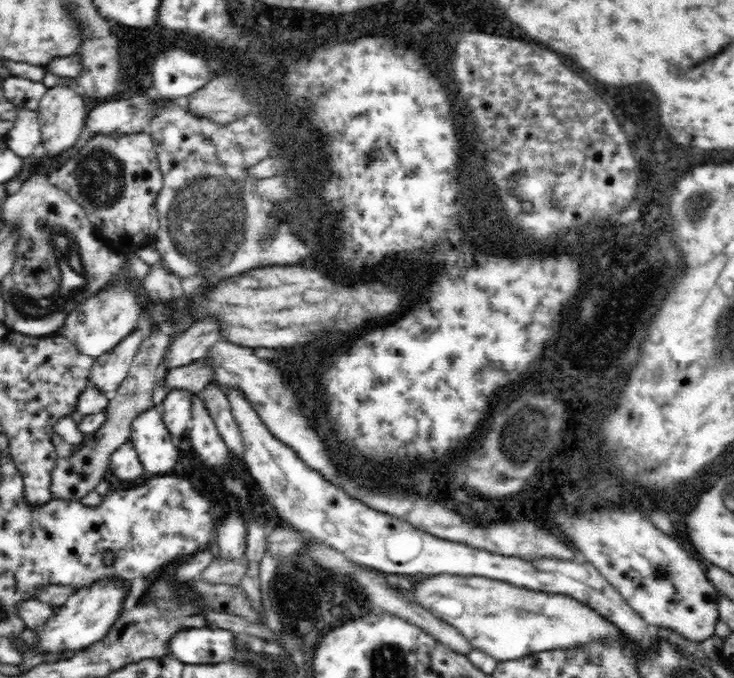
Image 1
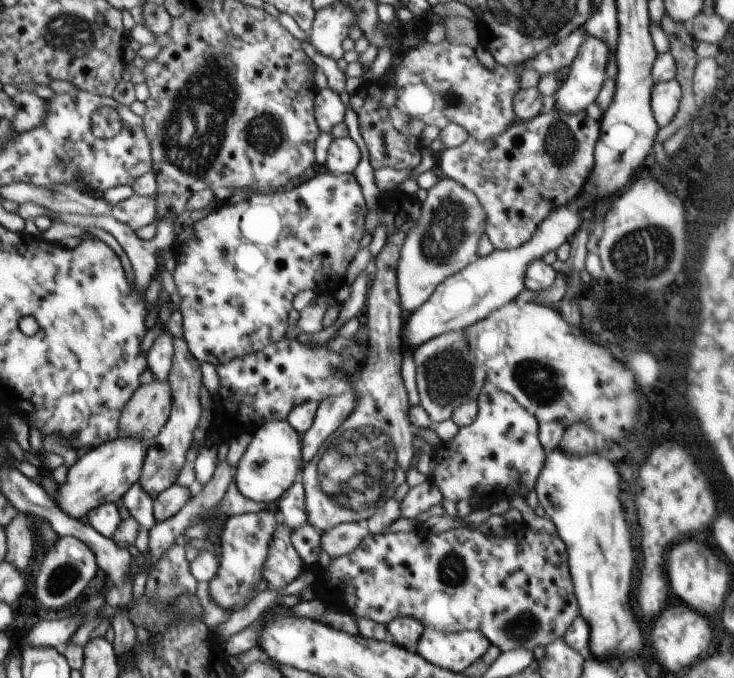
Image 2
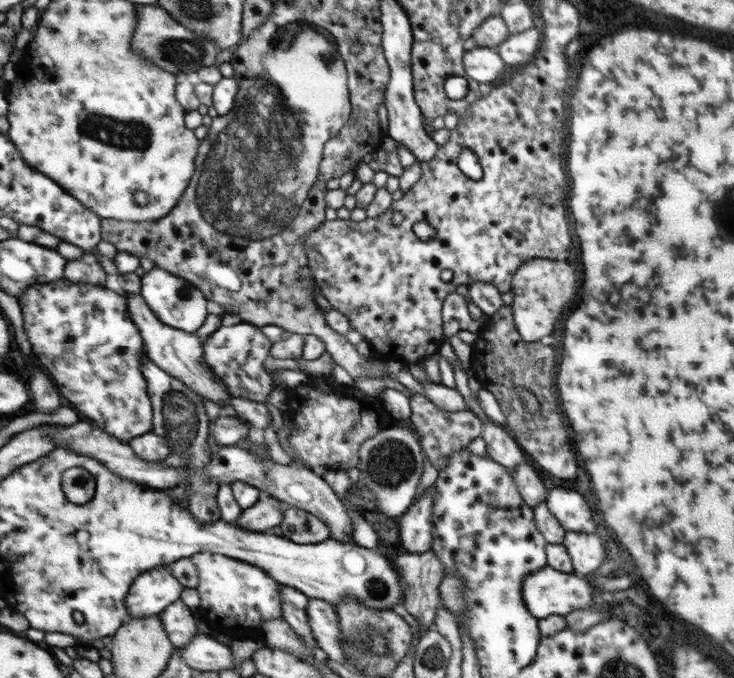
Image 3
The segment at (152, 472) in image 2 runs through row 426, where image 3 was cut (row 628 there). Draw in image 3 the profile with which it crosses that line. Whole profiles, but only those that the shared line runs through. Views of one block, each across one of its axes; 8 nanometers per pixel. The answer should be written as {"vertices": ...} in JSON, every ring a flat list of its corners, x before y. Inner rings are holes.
{"vertices":[[176,601,162,614,167,635,176,648,186,647,196,636,196,622,186,604]]}

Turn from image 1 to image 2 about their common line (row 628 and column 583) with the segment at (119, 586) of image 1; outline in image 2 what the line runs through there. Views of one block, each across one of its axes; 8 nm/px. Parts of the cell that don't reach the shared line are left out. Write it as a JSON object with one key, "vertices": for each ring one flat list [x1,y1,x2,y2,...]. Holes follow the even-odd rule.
{"vertices":[[588,35,583,44,580,45,570,68,566,70,568,78,566,78,565,82,562,82,562,86,558,89,555,96,548,101,548,106,568,114,576,114,586,110,596,98,599,98,599,92,606,84,610,54,611,52,606,41]]}

